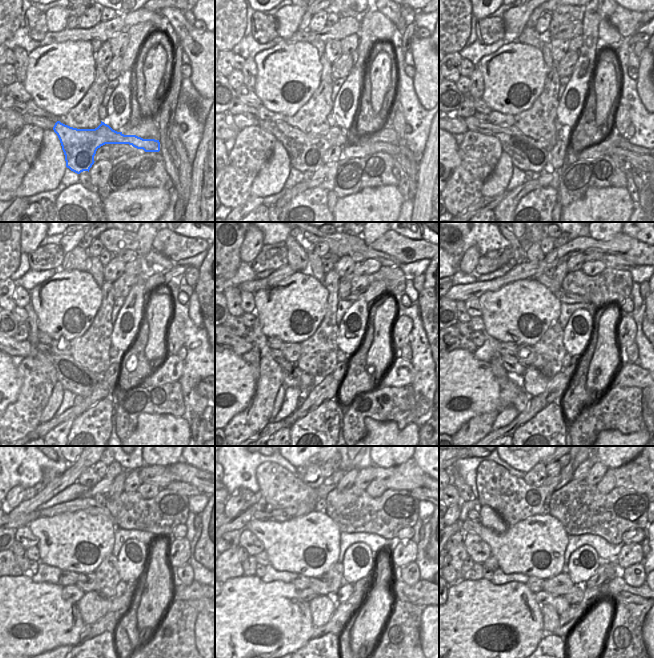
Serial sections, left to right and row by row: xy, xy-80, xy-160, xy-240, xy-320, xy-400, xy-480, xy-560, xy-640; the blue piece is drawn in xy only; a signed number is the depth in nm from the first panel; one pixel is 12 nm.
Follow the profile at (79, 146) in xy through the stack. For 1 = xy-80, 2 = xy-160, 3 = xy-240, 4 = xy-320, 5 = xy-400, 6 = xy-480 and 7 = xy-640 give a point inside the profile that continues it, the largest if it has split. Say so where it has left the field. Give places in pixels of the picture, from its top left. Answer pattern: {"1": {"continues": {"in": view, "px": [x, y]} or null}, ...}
{"1": {"continues": {"in": "xy-80", "px": [305, 151]}}, "2": {"continues": {"in": "xy-160", "px": [526, 154]}}, "3": {"continues": {"in": "xy-240", "px": [73, 377]}}, "4": {"continues": {"in": "xy-320", "px": [238, 345]}}, "5": {"continues": {"in": "xy-400", "px": [459, 342]}}, "6": {"continues": {"in": "xy-480", "px": [11, 568]}}, "7": {"continues": {"in": "xy-640", "px": [459, 553]}}}

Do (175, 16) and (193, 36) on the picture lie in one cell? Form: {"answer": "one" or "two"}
{"answer": "one"}

